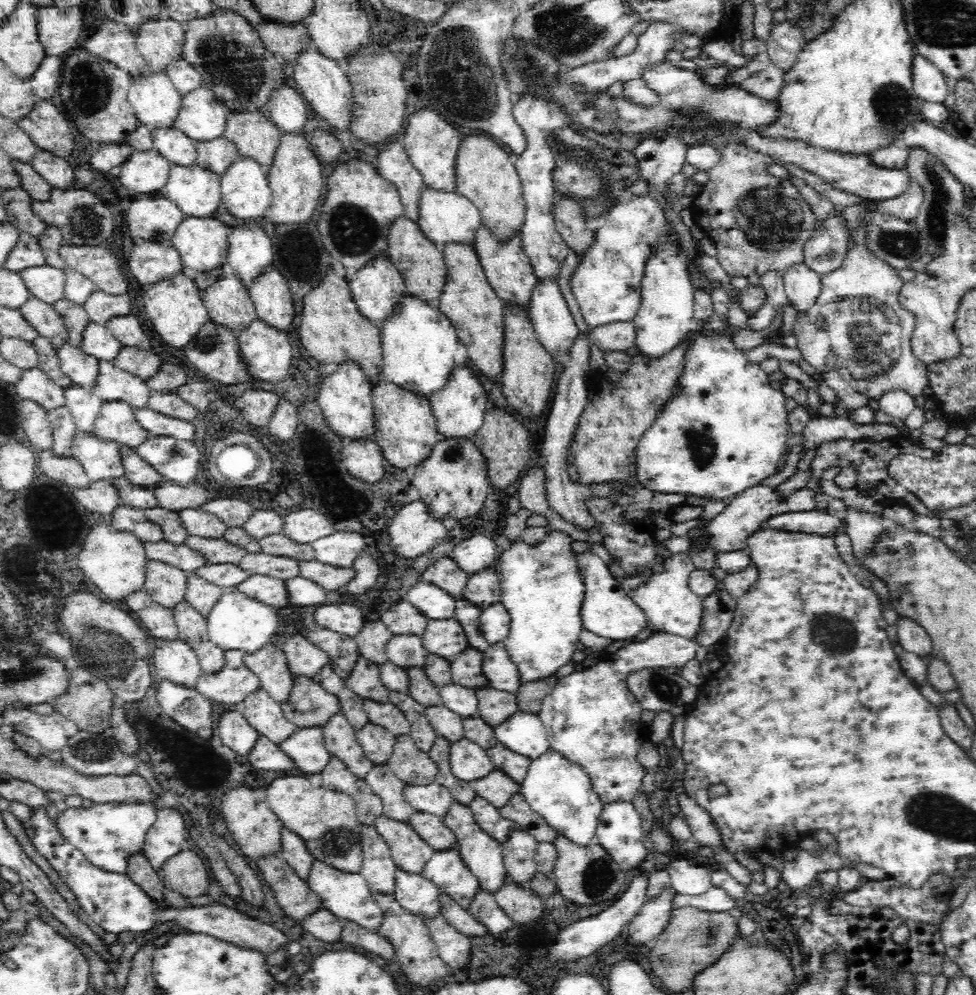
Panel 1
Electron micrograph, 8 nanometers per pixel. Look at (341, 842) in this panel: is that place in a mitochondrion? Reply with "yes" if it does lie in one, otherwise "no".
yes

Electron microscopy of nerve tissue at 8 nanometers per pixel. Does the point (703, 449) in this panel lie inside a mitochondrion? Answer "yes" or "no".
yes

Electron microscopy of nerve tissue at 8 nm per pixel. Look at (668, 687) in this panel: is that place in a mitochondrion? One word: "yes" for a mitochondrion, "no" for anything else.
yes

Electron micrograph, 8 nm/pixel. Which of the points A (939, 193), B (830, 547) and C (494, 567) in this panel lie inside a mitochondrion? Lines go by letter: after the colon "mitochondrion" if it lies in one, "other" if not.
A: mitochondrion
B: other
C: other

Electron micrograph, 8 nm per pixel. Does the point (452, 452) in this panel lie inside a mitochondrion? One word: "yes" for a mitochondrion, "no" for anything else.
yes

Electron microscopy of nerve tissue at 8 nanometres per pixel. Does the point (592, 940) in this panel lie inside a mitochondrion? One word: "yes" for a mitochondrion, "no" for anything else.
no

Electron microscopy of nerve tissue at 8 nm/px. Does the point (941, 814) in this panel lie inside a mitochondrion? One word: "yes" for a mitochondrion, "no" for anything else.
yes

